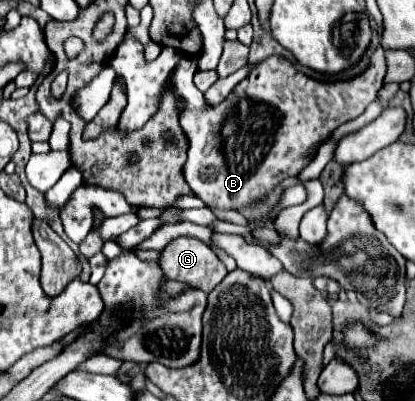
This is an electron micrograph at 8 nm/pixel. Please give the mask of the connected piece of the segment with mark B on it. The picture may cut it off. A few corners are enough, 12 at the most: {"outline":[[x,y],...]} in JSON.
{"outline":[[183,56],[185,176],[217,210],[257,206],[357,118],[385,56],[315,80],[269,56],[219,104]]}

